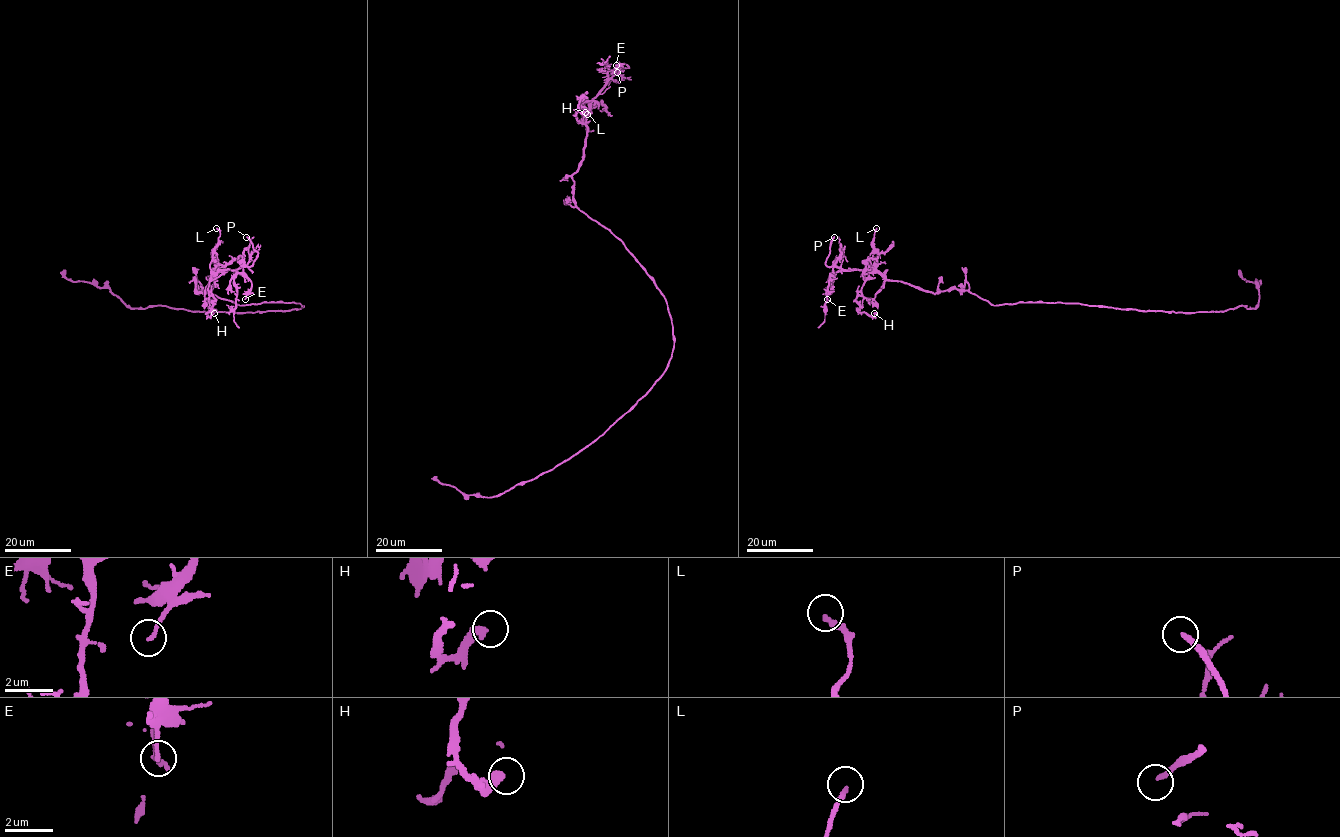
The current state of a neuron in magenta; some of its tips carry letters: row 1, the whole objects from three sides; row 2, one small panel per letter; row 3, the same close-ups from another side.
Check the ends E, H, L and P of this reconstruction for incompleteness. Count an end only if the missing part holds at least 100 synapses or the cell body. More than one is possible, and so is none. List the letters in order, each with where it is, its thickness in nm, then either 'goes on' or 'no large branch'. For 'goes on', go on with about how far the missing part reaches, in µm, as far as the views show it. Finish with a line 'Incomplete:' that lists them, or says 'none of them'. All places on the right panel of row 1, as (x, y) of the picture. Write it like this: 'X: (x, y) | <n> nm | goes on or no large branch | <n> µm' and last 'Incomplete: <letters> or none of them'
E: (827, 299) | 160 nm | no large branch
H: (874, 313) | 360 nm | no large branch
L: (876, 228) | 190 nm | no large branch
P: (834, 237) | 220 nm | goes on | 60 µm
Incomplete: P

